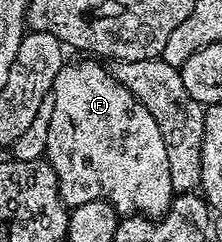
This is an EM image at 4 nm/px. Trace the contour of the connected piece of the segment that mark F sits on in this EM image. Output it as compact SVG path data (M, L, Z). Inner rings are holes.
M82 61L86 62L63 64L52 91L52 120L48 124L44 157L56 172L62 203L73 208L89 202L110 202L119 216L145 214L147 218L161 218L176 195L172 175L168 172L168 148L164 148L160 127L152 120L152 112L148 112L148 108L144 108L144 104L140 104L107 67L105 70L101 61Z

